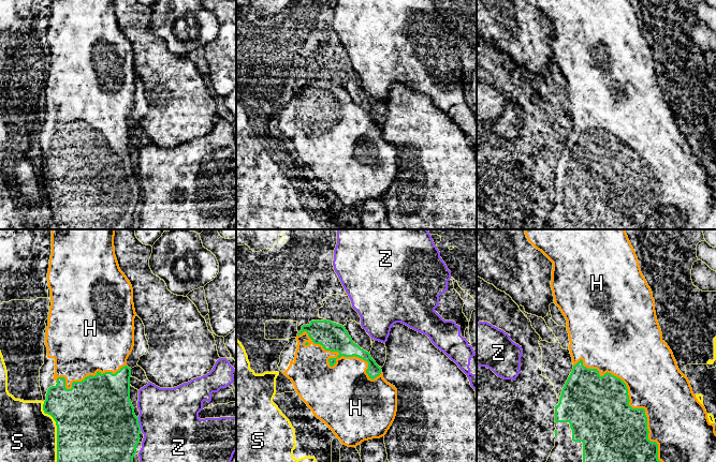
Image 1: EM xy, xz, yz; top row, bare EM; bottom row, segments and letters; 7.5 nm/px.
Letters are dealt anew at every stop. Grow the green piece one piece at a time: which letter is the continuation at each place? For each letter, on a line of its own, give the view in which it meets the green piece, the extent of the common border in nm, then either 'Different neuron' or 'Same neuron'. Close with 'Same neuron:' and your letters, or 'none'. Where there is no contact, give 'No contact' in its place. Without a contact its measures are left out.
H: Touches green in yz. Shared border 1000 nm. Same neuron
S: Touches green in xy. Shared border 460 nm. Different neuron
Z: Touches green in xy. Shared border 110 nm. Different neuron
Same neuron: H

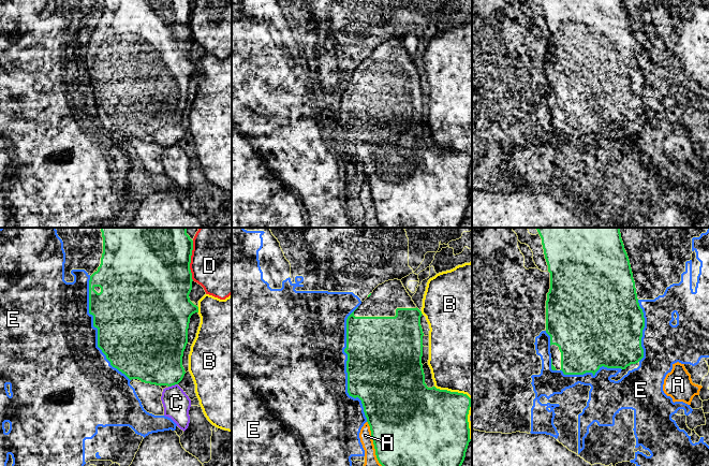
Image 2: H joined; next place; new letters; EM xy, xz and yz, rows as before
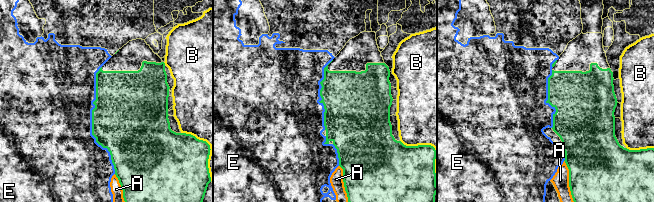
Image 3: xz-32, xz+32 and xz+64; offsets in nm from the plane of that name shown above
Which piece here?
A: Touches green in xz. Shared border 360 nm. Different neuron
B: Touches green in xz. Shared border 500 nm. Different neuron
C: Touches green in xy. Shared border 80 nm. Different neuron
D: Touches green in xy. Shared border 300 nm. Different neuron
E: Touches green in xz. Shared border 850 nm. Different neuron
Same neuron: none

